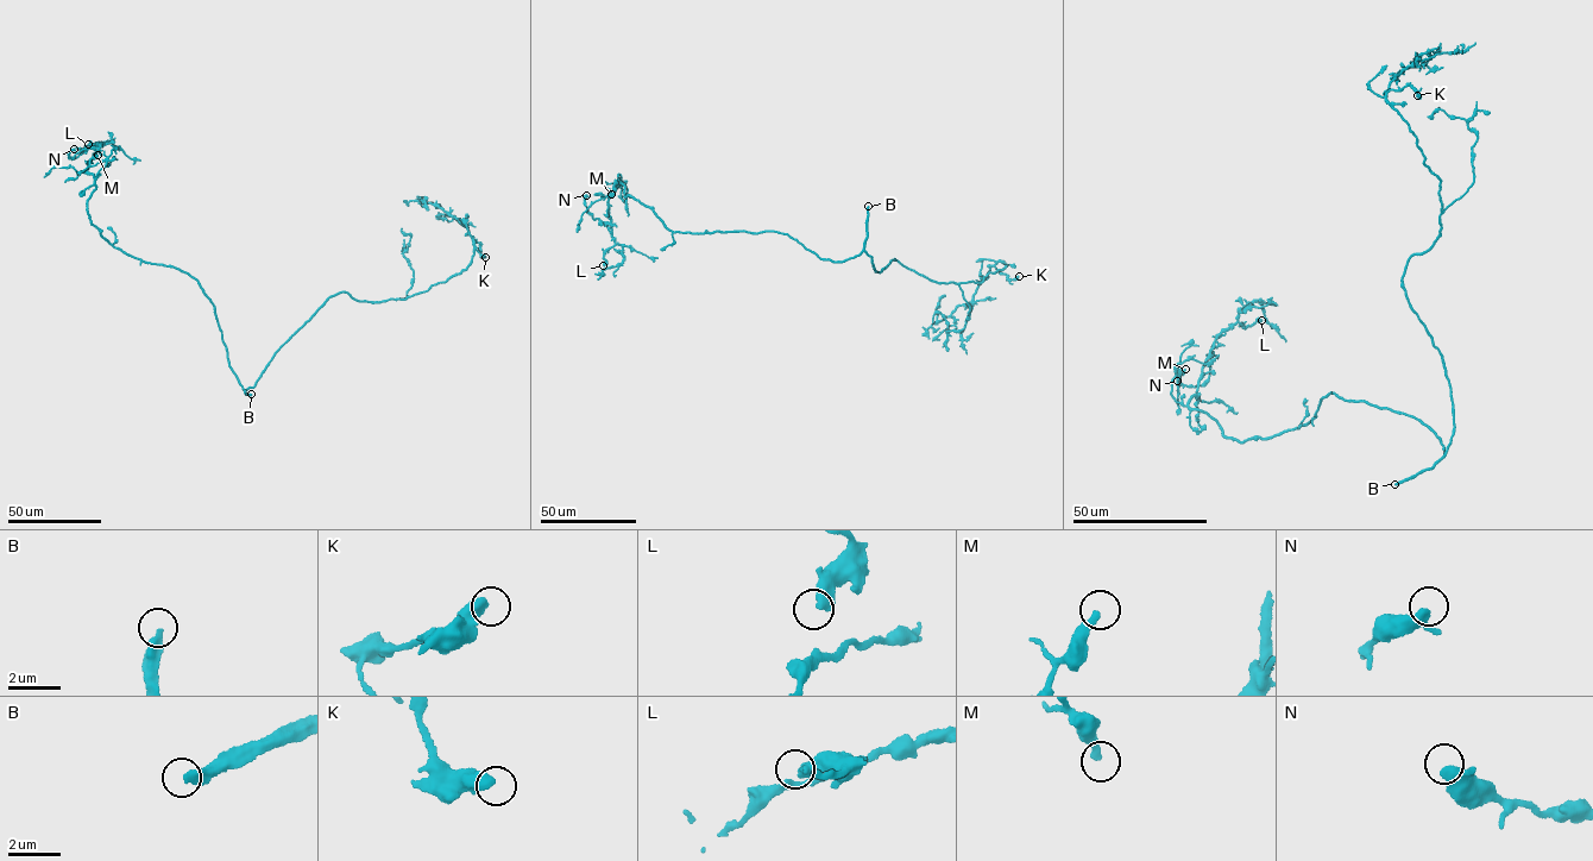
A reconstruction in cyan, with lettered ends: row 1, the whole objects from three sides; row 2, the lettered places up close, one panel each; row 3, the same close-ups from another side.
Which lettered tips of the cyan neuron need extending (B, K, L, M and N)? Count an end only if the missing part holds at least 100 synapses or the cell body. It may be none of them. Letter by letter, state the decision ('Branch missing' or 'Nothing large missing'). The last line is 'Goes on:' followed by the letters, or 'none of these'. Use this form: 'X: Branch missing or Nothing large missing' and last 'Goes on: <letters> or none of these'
B: Branch missing
K: Nothing large missing
L: Nothing large missing
M: Nothing large missing
N: Nothing large missing
Goes on: B

